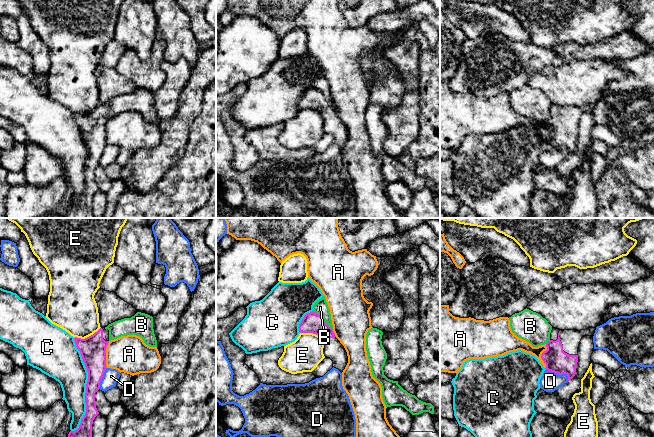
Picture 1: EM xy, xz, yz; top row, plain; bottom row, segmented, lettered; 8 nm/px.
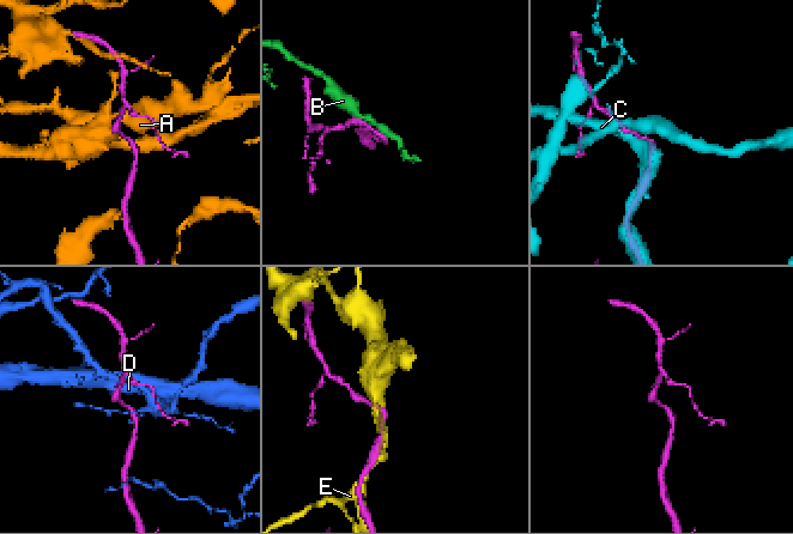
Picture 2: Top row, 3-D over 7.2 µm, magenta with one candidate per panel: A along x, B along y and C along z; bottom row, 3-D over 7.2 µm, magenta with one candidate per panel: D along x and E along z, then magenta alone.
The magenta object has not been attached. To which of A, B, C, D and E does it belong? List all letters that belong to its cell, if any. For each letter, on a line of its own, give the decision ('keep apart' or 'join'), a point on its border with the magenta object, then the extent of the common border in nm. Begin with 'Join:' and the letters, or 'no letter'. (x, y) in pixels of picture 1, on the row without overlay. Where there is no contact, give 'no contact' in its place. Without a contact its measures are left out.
Join: no letter
A: keep apart; meets magenta in xy at (105, 130); contact 220 nm long
B: keep apart; meets magenta in xz at (323, 95); contact 220 nm long
C: keep apart; meets magenta in xy at (86, 162); contact 750 nm long
D: keep apart; meets magenta in yz at (559, 150); contact 200 nm long
E: keep apart; meets magenta in xy at (87, 113); contact 240 nm long

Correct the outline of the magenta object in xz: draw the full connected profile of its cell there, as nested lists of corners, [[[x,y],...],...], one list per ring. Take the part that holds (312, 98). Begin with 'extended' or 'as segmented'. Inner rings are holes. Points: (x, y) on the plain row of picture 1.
extended; [[[314,87],[306,90],[299,100],[300,109],[318,111],[324,120],[323,130],[333,137],[333,143],[341,149],[348,139],[348,132],[344,122],[336,114],[333,105],[324,97],[322,92]]]

